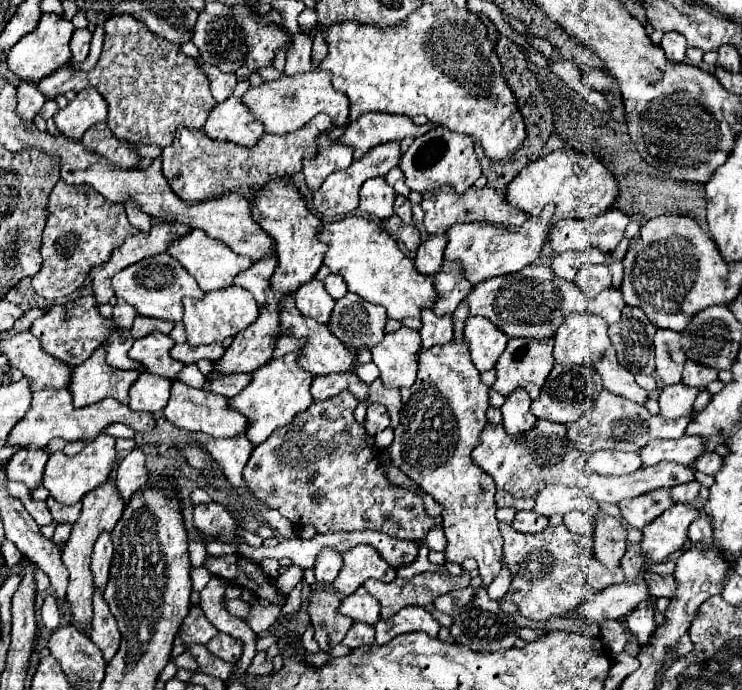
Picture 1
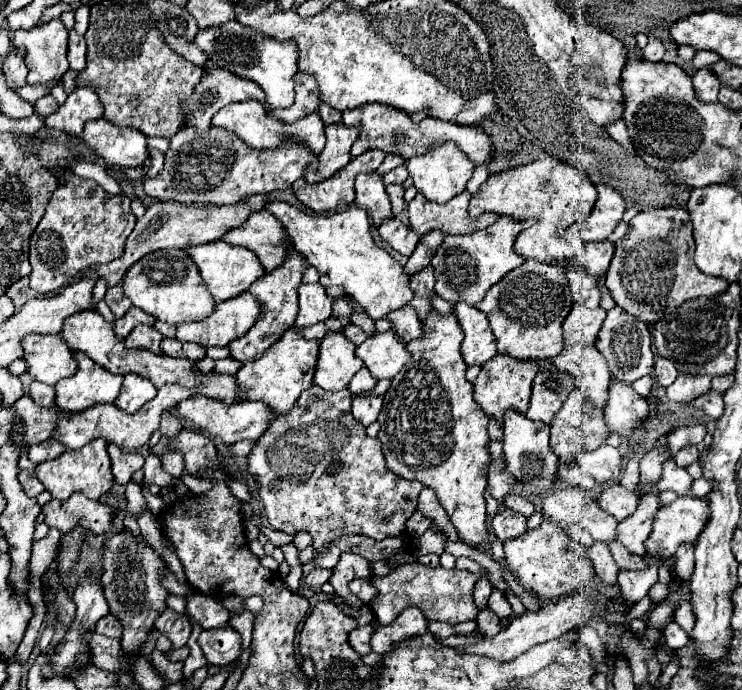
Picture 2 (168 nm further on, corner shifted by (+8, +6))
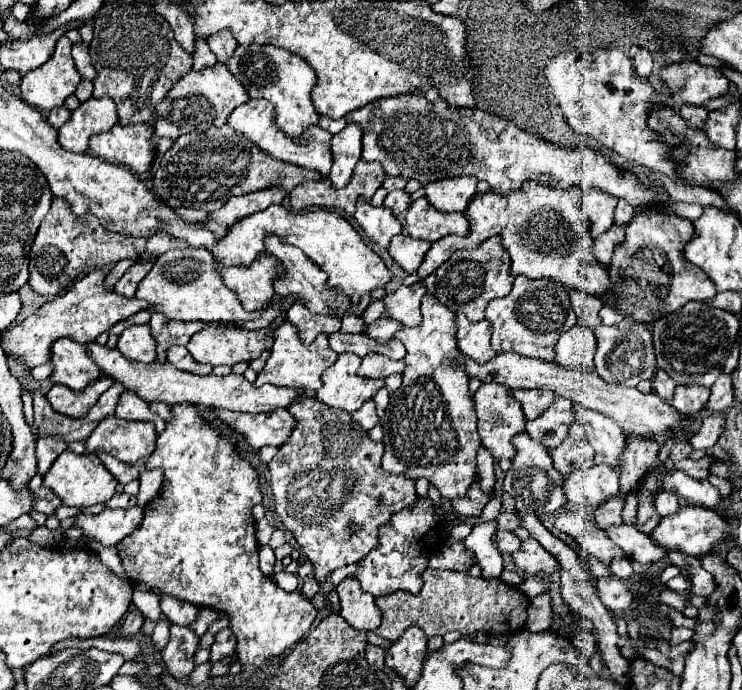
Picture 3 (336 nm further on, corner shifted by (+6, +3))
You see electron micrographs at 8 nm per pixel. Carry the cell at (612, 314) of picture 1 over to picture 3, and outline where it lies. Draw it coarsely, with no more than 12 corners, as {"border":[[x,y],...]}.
{"border":[[590,327],[566,331],[556,343],[554,363],[594,371]]}

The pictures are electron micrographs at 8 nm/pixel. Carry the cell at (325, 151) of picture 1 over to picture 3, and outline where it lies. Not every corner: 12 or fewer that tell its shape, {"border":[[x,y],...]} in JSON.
{"border":[[348,123],[332,137],[330,181],[344,187],[362,159],[362,127]]}

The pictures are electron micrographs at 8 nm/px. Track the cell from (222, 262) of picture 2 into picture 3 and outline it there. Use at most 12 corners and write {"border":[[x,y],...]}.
{"border":[[272,255],[216,269],[246,311],[264,309],[286,269]]}

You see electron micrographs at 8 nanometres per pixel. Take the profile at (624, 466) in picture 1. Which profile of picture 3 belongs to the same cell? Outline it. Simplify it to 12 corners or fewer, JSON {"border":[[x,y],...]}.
{"border":[[606,463],[574,471],[566,499],[598,507],[616,497],[618,473]]}

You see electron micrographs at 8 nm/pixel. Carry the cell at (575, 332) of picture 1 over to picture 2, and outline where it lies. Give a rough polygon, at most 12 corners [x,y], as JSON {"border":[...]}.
{"border":[[594,344],[566,346],[550,360],[574,374],[598,408],[608,400],[610,372]]}

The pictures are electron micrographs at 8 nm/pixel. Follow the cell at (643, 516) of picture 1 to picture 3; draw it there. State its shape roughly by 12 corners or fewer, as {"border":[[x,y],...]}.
{"border":[[608,499],[596,509],[600,529],[622,523],[624,501]]}

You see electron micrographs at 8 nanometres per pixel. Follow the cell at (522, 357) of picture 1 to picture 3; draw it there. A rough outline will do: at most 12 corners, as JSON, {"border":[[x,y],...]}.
{"border":[[498,383],[476,395],[478,435],[496,461],[526,433],[522,405]]}

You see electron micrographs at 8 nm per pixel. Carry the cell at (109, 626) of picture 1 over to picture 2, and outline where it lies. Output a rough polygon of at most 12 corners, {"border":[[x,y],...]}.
{"border":[[108,614],[96,622],[96,634],[120,638],[122,624]]}

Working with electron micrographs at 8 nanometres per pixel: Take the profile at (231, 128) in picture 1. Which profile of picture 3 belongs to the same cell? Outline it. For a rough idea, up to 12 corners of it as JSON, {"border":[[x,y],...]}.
{"border":[[266,99],[246,101],[228,117],[274,159],[328,177],[332,133],[306,131],[298,143],[274,123]]}

